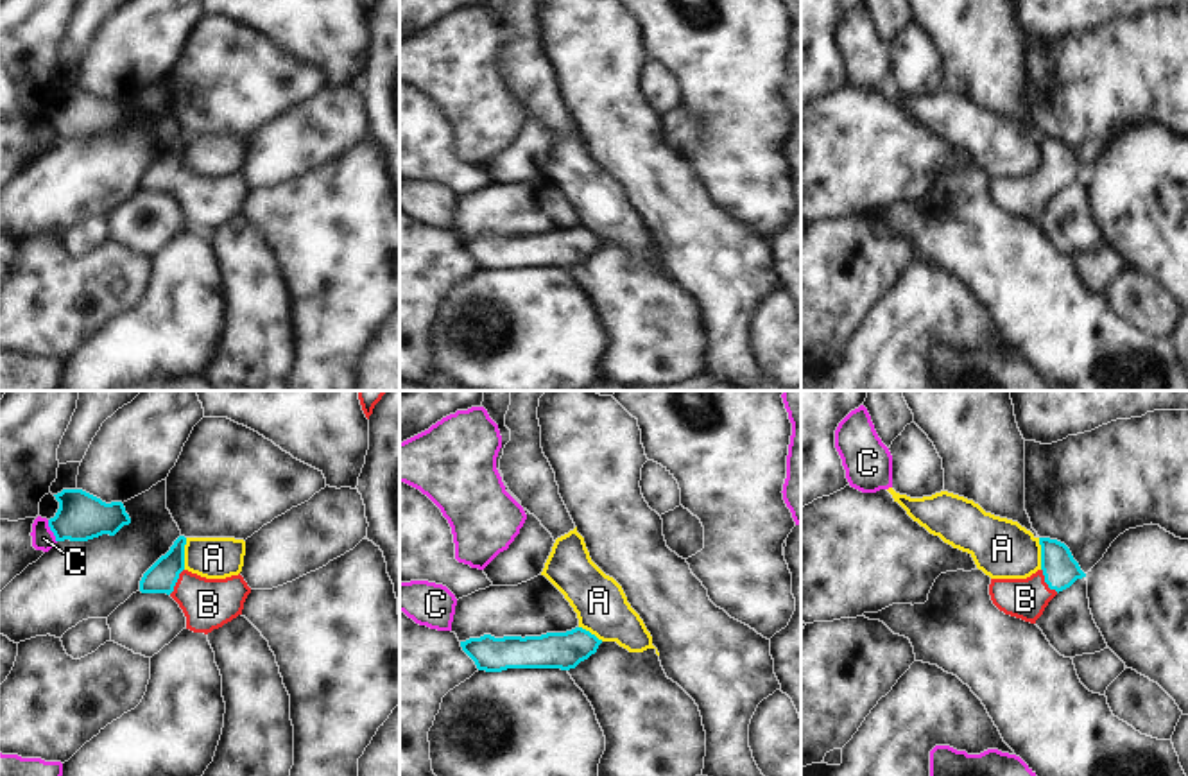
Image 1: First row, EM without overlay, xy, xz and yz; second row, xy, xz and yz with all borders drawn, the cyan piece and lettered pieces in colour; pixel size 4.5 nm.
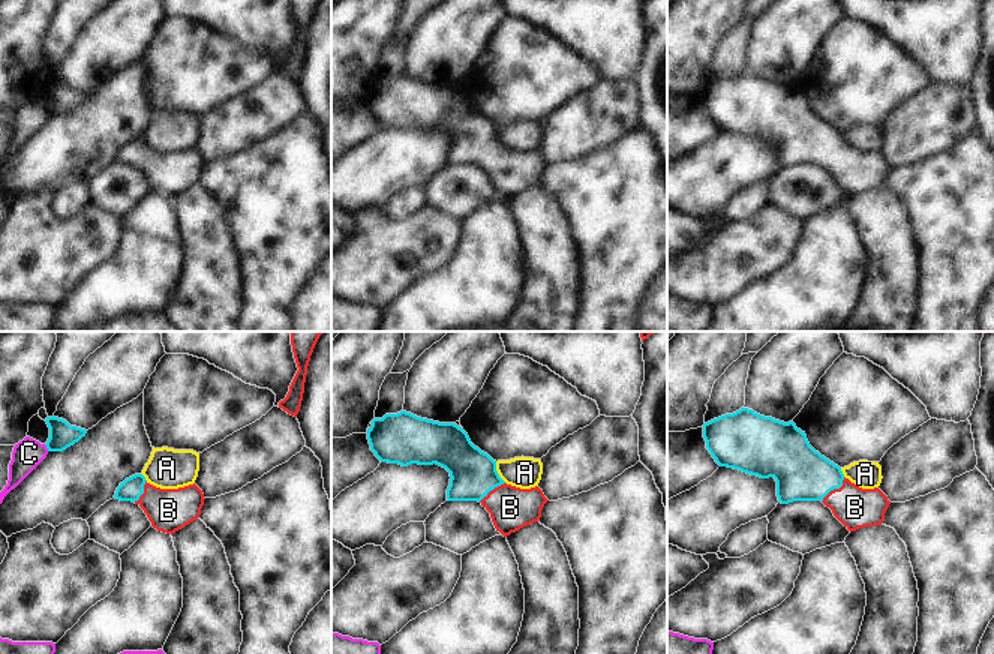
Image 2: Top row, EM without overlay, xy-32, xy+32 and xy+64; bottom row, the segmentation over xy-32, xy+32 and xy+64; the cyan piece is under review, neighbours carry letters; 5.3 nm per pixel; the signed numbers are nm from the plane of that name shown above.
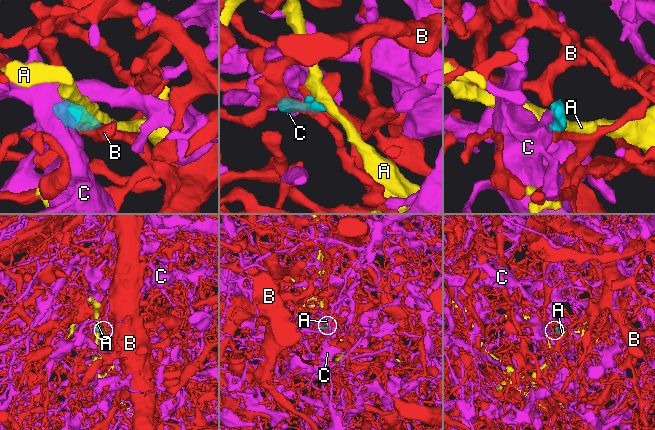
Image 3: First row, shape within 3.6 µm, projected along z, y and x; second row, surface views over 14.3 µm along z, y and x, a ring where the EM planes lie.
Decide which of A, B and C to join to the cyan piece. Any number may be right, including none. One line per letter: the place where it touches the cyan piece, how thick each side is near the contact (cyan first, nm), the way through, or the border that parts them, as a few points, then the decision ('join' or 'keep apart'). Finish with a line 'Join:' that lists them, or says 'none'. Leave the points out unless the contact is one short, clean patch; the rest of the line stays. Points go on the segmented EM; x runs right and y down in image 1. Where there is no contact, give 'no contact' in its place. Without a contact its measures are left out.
A: xy (183, 554) | 140/190 nm | along xy (187, 538), (183, 569) | keep apart
B: yz (1045, 581) | 160/180 nm | across yz (1061, 570), (1045, 581), (1025, 599) | join
C: xy (52, 531) | 220/100 nm | along xy (47, 520), (56, 542) | keep apart
Join: B

